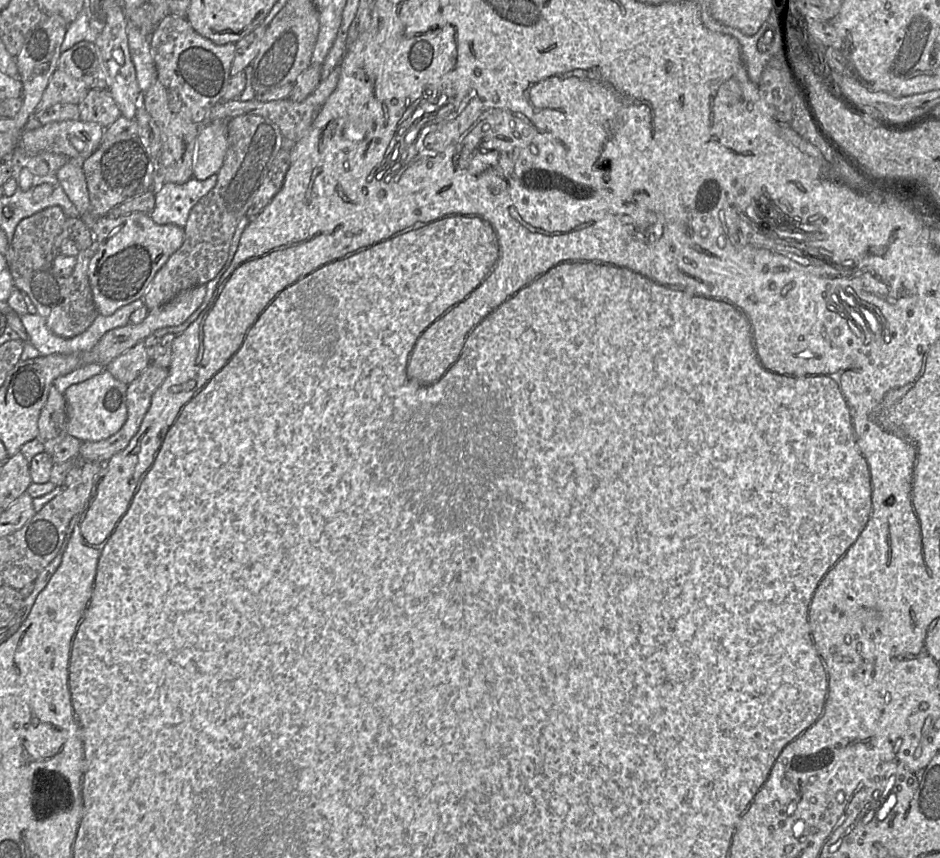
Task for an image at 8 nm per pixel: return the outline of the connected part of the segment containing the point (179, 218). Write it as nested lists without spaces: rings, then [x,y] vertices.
[[[217,174],[206,180],[189,179],[183,184],[160,183],[155,180],[152,190],[155,193],[155,207],[149,214],[158,225],[175,224],[184,228],[191,209],[217,183]]]

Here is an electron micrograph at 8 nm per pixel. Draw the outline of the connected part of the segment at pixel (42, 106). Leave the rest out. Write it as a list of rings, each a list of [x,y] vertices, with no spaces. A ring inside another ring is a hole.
[[[56,69],[33,115],[37,117],[40,113],[58,103],[78,105],[88,91],[89,89],[83,82],[74,79],[60,69]]]

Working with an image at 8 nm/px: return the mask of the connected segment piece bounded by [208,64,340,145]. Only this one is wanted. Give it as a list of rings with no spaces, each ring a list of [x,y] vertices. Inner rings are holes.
[[[340,64],[322,80],[318,87],[303,101],[293,102],[289,99],[283,99],[272,102],[259,102],[255,99],[240,101],[238,99],[230,101],[221,101],[210,110],[208,121],[213,120],[230,120],[241,115],[258,115],[275,123],[287,143],[299,141],[308,132],[316,116],[319,114],[324,104],[335,91],[340,76]]]

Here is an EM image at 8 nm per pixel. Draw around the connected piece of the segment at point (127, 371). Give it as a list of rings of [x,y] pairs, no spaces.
[[[140,342],[125,353],[112,360],[105,369],[118,381],[129,385],[149,365],[150,357],[144,342]]]

